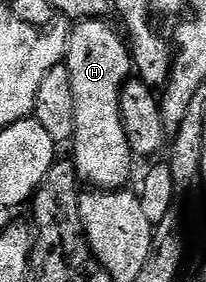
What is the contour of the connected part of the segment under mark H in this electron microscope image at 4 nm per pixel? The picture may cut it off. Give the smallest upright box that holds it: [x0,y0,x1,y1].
[64,18,132,190]

